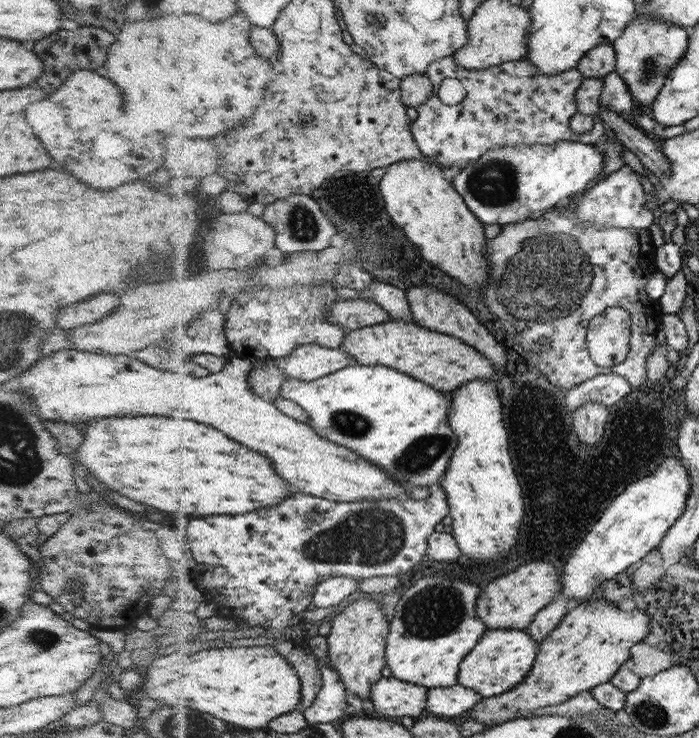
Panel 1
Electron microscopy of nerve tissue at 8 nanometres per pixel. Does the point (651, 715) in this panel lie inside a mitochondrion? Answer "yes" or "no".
yes

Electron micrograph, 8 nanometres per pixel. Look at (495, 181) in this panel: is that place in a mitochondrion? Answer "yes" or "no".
yes

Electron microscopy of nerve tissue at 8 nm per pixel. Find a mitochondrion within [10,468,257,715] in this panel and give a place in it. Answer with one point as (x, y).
(44, 639)

